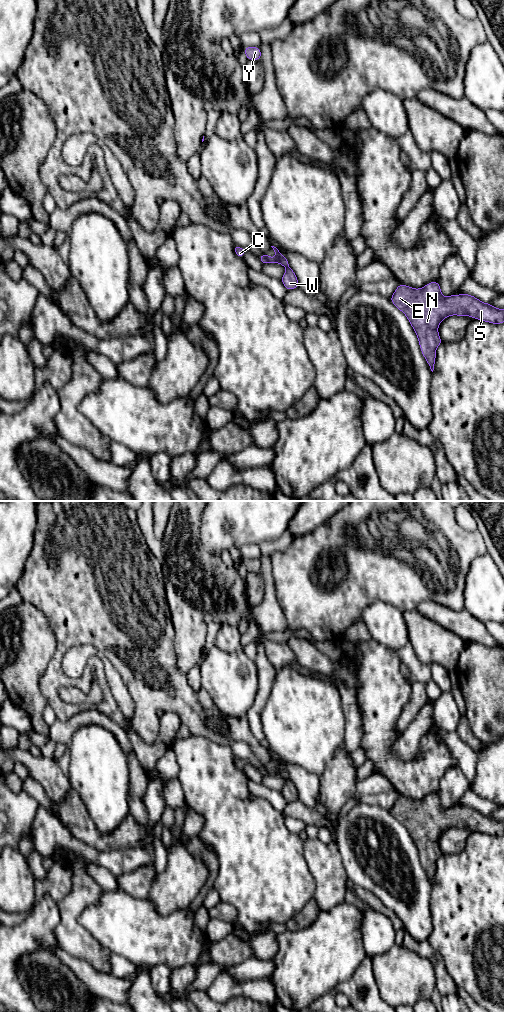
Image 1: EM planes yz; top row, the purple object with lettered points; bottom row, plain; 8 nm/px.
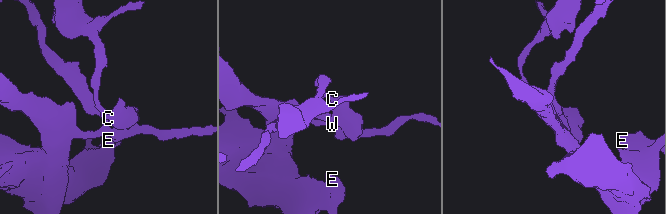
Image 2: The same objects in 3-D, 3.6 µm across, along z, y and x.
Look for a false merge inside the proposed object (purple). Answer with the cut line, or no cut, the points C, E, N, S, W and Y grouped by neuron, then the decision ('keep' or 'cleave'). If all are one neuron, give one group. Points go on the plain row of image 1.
cut in yz along (276, 767), (279, 774); C E N S Y / W; cleave

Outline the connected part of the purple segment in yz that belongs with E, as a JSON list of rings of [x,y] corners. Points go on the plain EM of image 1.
[[[430,794],[420,801],[399,796],[390,810],[413,839],[431,883],[436,871],[436,861],[442,855],[438,838],[448,828],[470,828],[492,836],[505,833],[505,821],[483,815],[469,806],[444,809],[439,794]]]

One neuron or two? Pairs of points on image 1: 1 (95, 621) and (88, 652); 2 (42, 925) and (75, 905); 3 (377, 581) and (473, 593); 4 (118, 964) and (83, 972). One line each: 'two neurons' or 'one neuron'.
1: two neurons
2: two neurons
3: two neurons
4: two neurons

